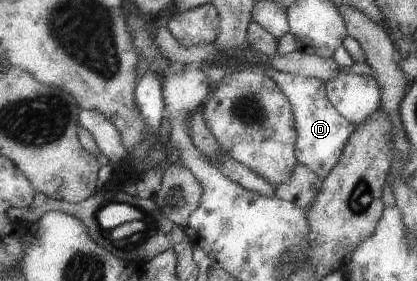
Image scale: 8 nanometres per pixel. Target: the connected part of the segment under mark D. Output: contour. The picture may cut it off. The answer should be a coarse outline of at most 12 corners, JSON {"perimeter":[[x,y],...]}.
{"perimeter":[[281,72],[290,101],[295,158],[324,179],[355,124],[326,97],[321,79]]}

